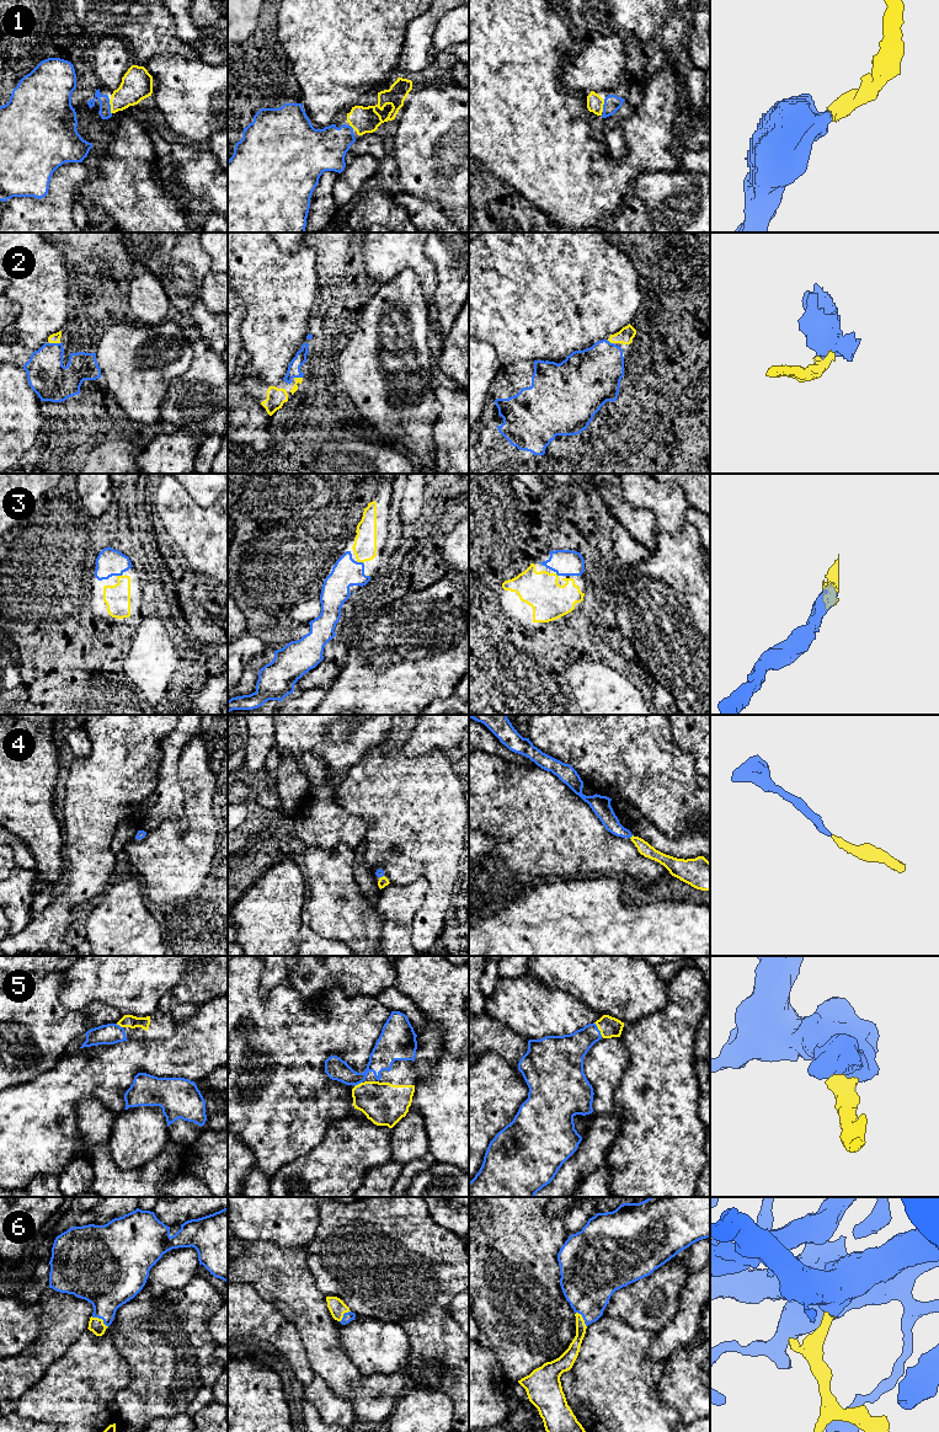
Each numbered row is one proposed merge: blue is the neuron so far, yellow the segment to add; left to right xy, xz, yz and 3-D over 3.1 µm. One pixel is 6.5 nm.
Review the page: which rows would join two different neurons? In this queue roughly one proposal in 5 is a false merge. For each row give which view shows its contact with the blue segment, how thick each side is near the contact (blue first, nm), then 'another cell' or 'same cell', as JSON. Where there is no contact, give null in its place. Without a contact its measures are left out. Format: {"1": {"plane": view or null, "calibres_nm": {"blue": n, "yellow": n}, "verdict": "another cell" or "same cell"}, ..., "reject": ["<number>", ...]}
{"1": {"plane": "xy", "calibres_nm": {"blue": 80, "yellow": 200}, "verdict": "same cell"}, "2": {"plane": "xy", "calibres_nm": {"blue": 260, "yellow": 60}, "verdict": "same cell"}, "3": {"plane": "xz", "calibres_nm": {"blue": 190, "yellow": 160}, "verdict": "same cell"}, "4": {"plane": "xz", "calibres_nm": {"blue": 50, "yellow": 70}, "verdict": "same cell"}, "5": {"plane": "yz", "calibres_nm": {"blue": 220, "yellow": 130}, "verdict": "same cell"}, "6": {"plane": "xy", "calibres_nm": {"blue": 360, "yellow": 100}, "verdict": "same cell"}, "reject": []}

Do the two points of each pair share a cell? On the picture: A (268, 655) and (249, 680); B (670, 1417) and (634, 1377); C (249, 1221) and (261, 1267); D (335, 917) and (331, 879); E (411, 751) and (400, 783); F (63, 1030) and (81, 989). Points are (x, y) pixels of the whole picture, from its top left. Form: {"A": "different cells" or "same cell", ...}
{"A": "same cell", "B": "same cell", "C": "different cells", "D": "same cell", "E": "different cells", "F": "different cells"}

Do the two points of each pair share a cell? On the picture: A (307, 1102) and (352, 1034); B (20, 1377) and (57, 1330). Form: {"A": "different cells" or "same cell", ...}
{"A": "same cell", "B": "same cell"}

